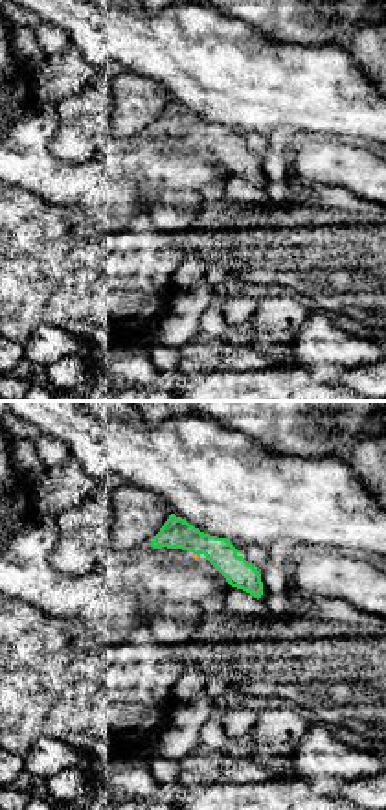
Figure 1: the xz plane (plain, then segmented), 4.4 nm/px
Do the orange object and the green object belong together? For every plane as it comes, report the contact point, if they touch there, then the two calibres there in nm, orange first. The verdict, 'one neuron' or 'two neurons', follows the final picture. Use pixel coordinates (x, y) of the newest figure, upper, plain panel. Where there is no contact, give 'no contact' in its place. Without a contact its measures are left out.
no contact

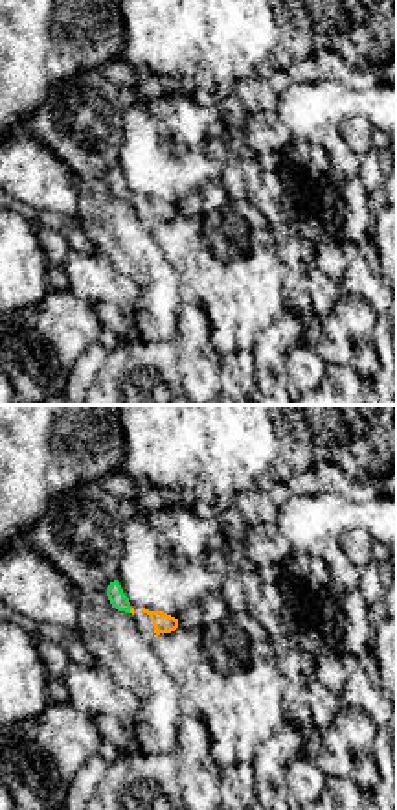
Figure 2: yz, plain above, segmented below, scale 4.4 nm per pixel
(131, 197) | 20/70 nm

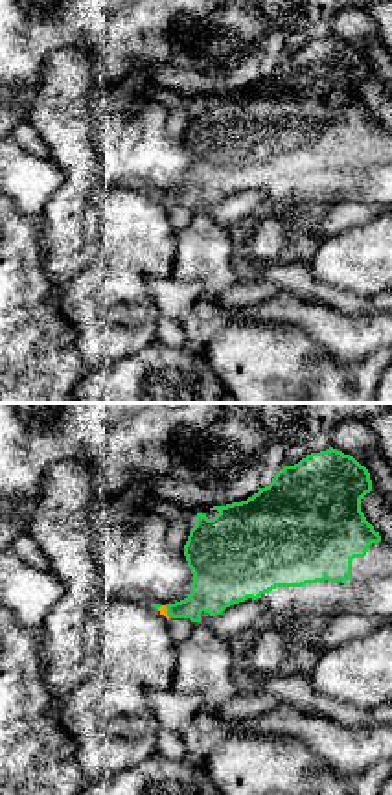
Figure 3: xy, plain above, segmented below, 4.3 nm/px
(166, 195) | 40/220 nm

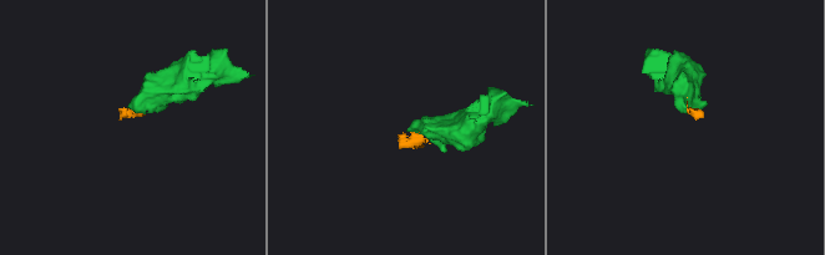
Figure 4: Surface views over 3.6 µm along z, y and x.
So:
one neuron

